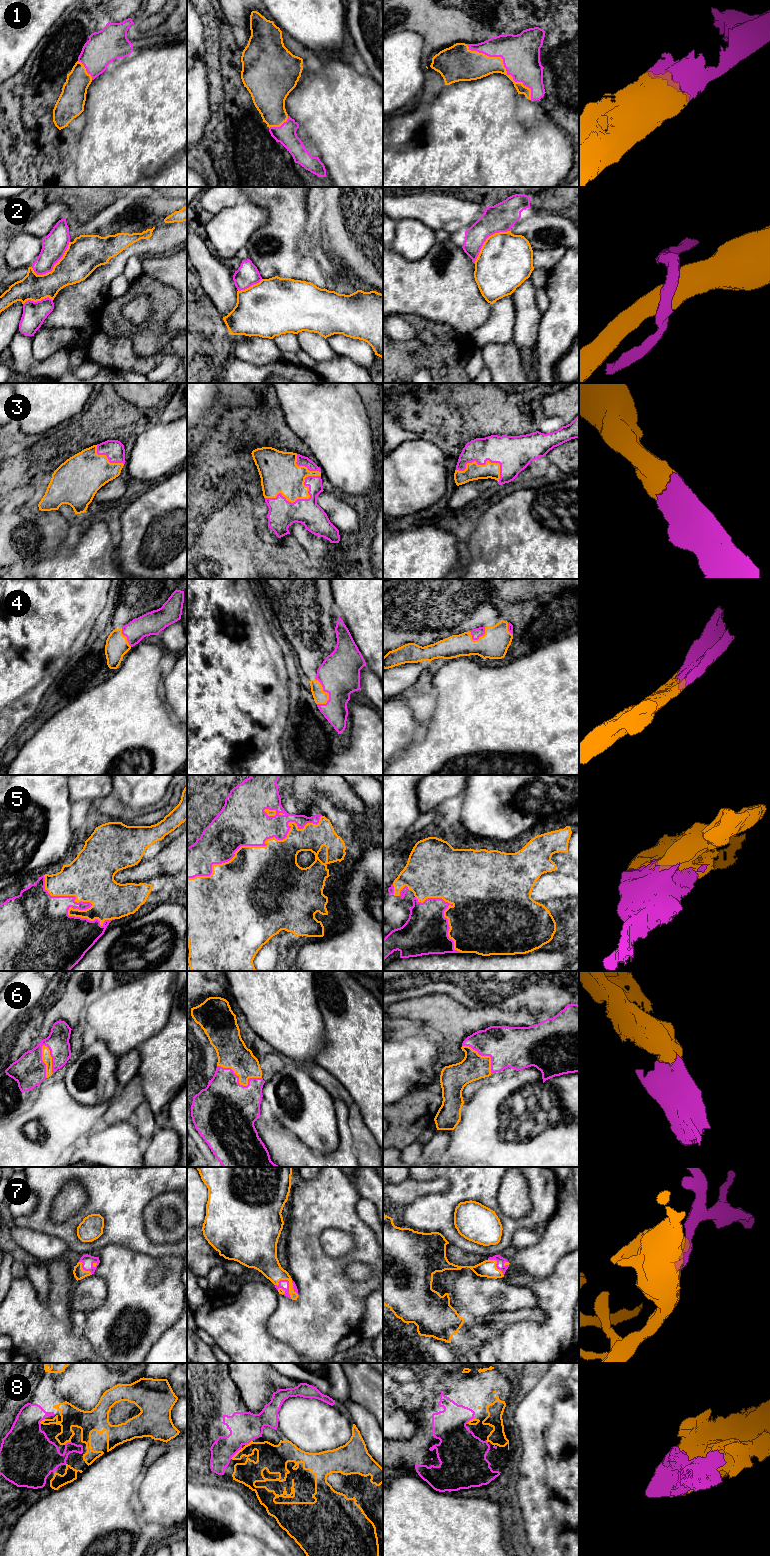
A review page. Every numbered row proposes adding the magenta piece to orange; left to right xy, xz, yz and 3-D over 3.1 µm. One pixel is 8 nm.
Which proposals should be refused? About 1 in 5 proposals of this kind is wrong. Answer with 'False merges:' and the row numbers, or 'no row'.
False merges: 2

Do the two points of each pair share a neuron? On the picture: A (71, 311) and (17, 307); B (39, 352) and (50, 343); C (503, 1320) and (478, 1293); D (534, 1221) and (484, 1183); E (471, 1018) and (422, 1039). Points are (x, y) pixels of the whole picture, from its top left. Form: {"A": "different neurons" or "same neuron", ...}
{"A": "different neurons", "B": "same neuron", "C": "different neurons", "D": "same neuron", "E": "different neurons"}

